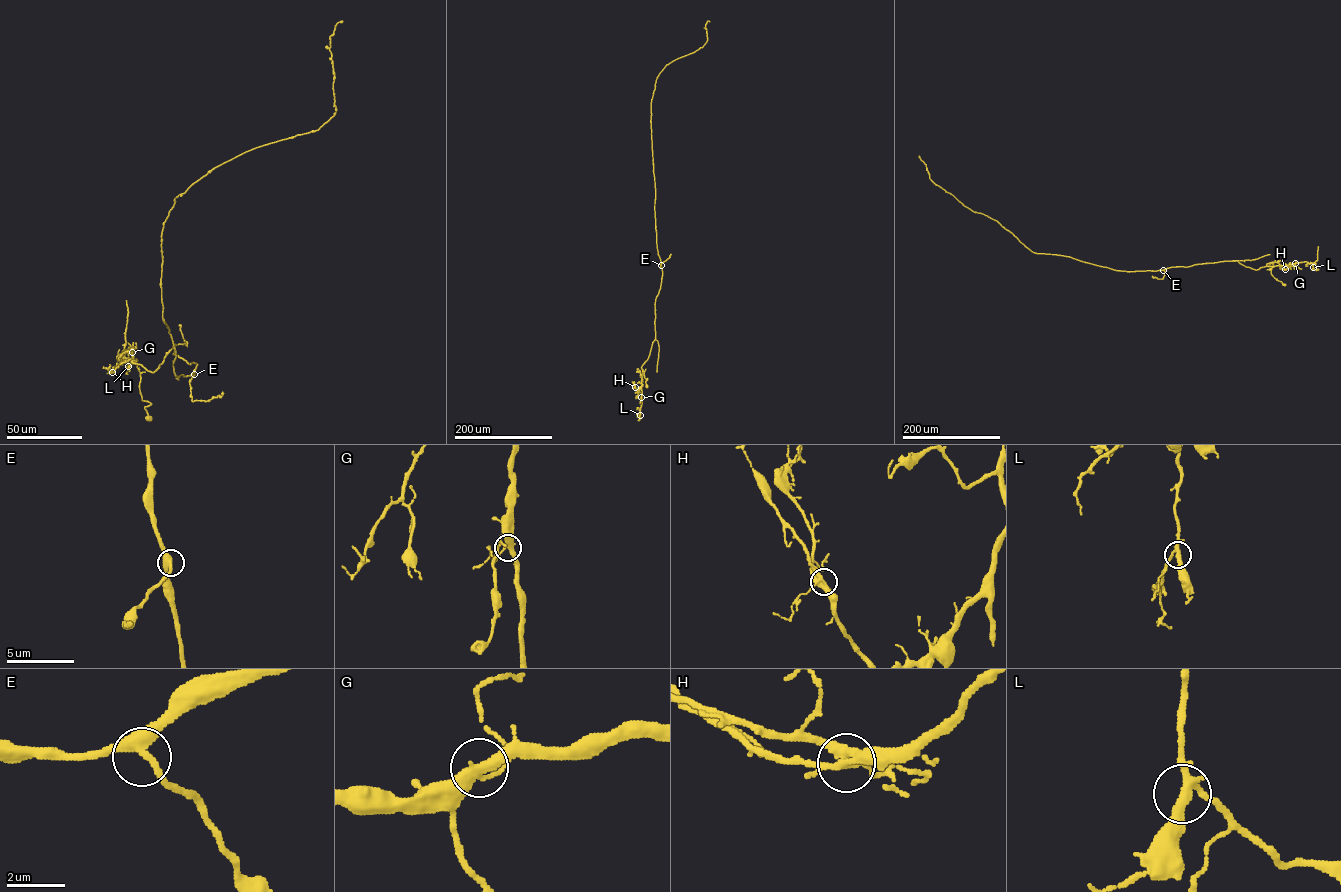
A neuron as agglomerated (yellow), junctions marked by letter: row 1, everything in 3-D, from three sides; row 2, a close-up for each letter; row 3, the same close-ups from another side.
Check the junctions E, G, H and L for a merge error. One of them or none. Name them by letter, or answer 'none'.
none

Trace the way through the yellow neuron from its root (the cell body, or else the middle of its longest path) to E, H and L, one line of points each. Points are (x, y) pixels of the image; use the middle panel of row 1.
E: (646, 386), (647, 378), (642, 374), (641, 367), (655, 339), (655, 303), (660, 288), (661, 265)
H: (646, 386), (647, 378), (644, 373), (641, 387), (637, 390), (635, 387)
L: (646, 386), (647, 378), (644, 373), (640, 415)

